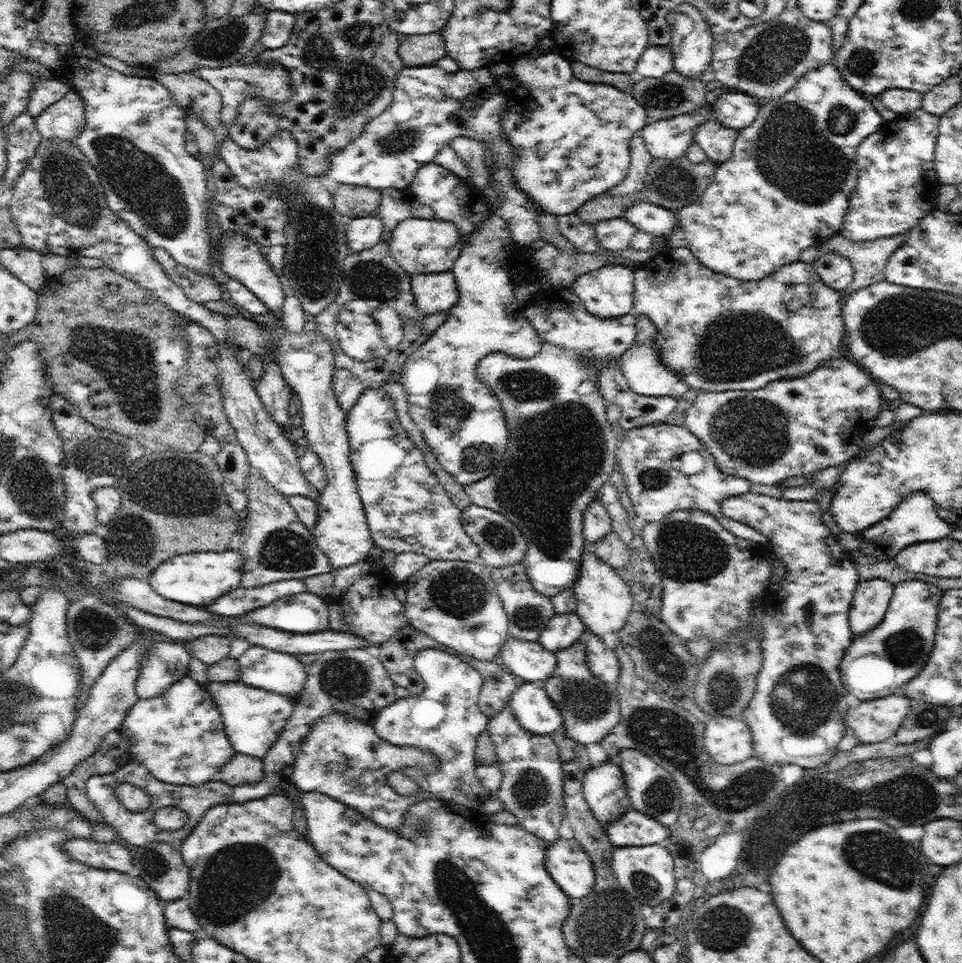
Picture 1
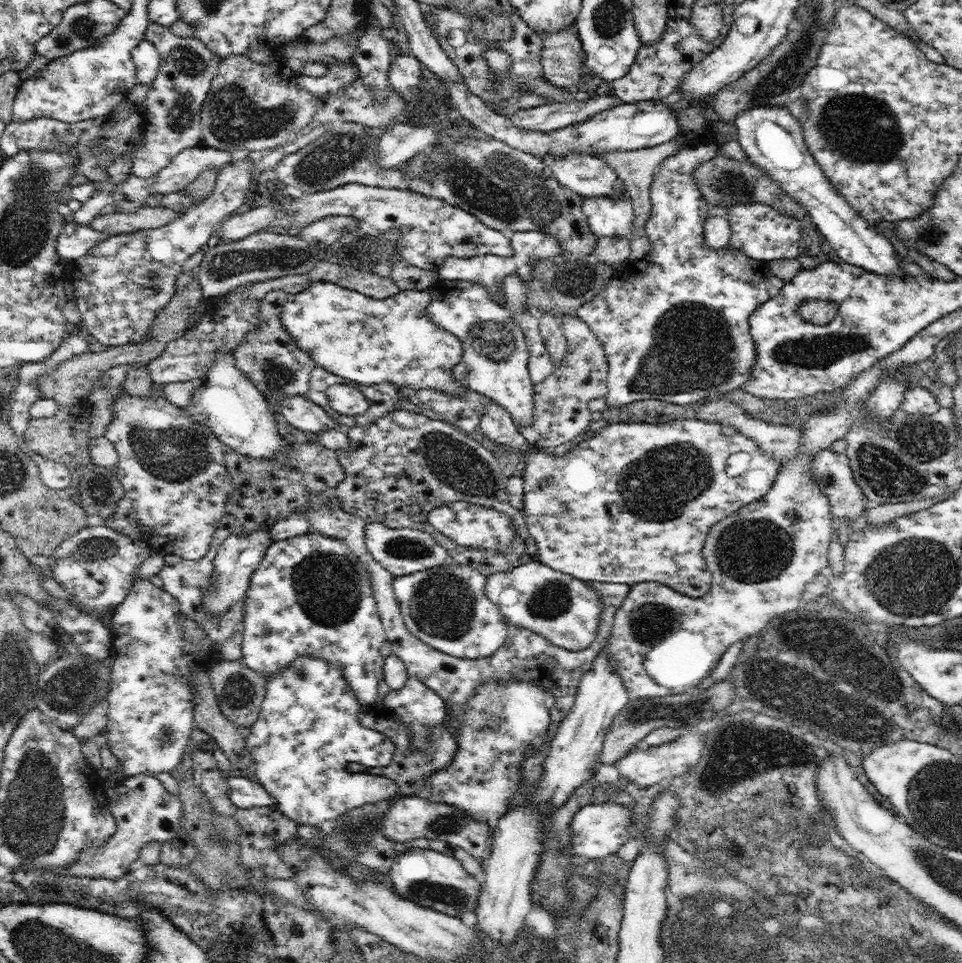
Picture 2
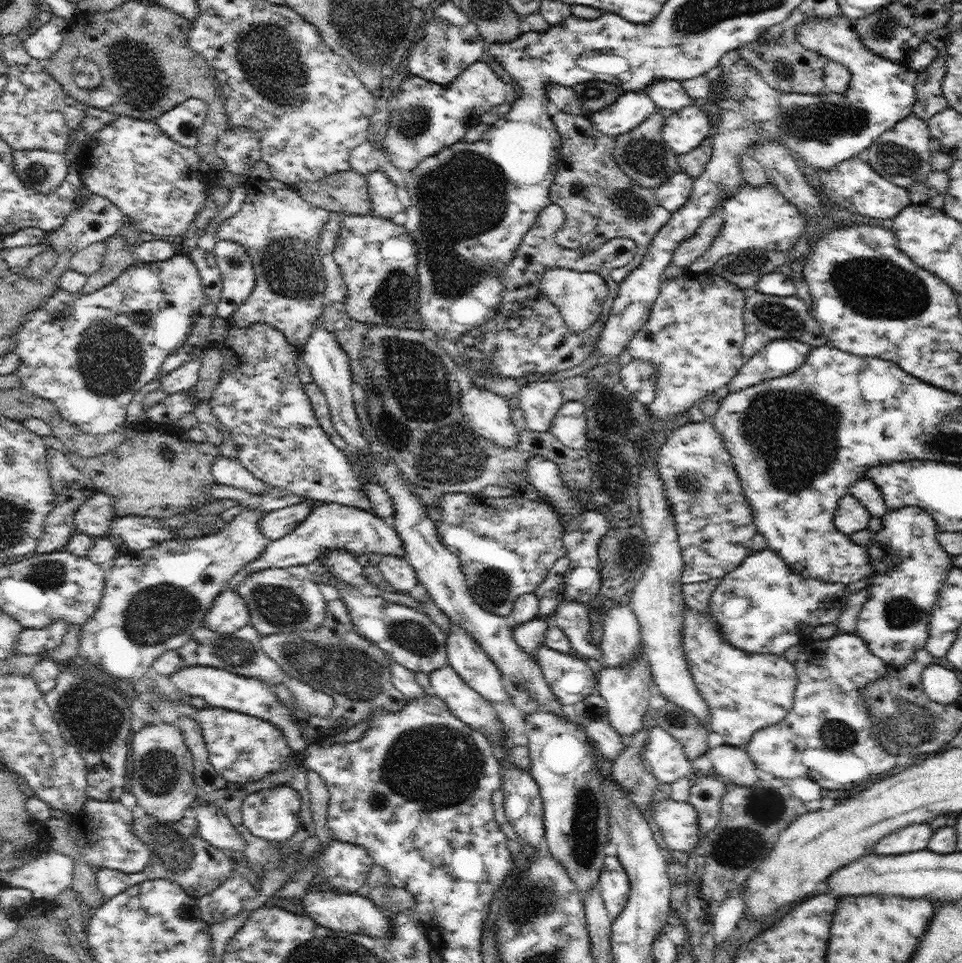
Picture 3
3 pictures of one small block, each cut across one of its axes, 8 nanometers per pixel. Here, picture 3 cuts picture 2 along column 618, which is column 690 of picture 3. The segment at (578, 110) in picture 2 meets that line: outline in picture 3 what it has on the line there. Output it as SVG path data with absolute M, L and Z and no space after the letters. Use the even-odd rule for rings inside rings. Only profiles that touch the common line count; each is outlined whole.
M656 78L647 86L646 91L658 108L667 108L676 112L693 104L692 98L686 94L682 83L676 79L658 80Z

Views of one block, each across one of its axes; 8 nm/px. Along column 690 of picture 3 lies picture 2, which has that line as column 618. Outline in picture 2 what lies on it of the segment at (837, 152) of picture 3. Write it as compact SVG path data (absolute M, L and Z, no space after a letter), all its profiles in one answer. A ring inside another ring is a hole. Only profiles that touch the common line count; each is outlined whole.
M628 193L611 197L584 197L581 209L597 239L612 236L624 238L632 233L635 214Z

